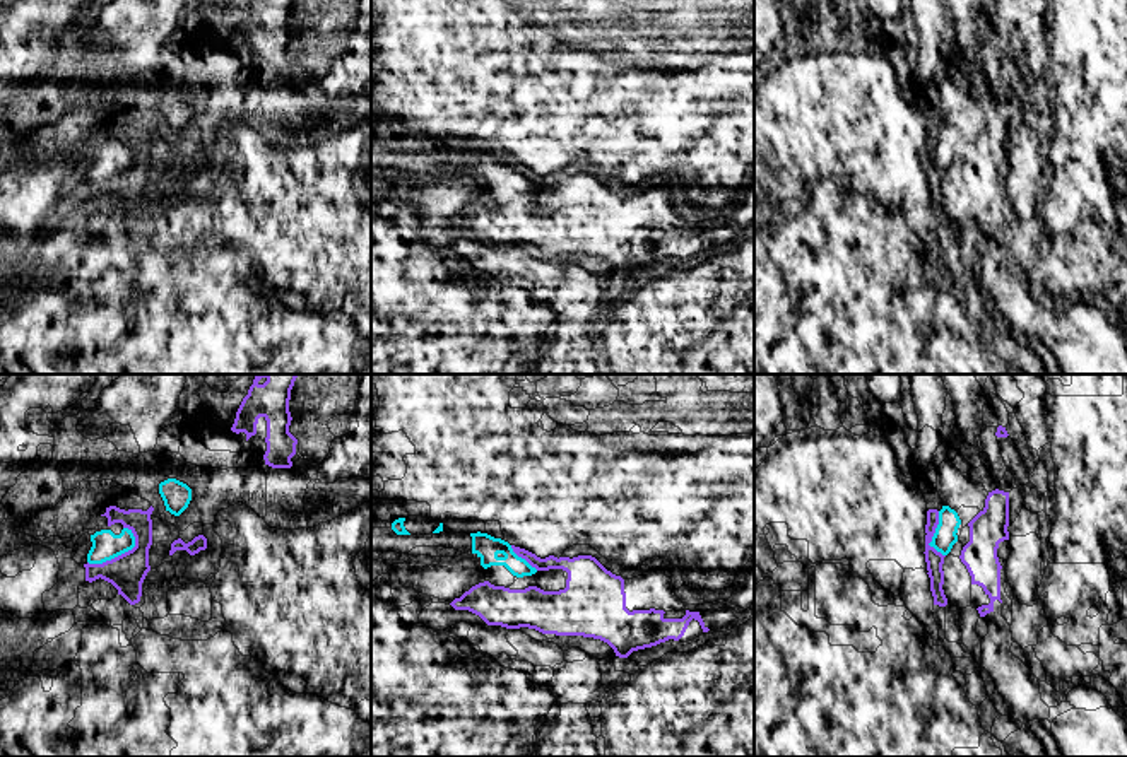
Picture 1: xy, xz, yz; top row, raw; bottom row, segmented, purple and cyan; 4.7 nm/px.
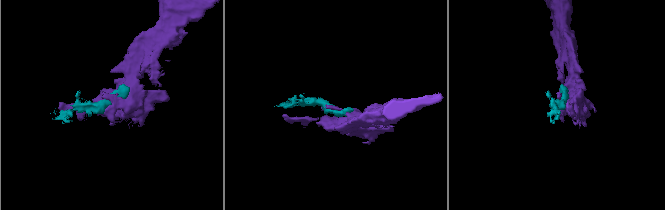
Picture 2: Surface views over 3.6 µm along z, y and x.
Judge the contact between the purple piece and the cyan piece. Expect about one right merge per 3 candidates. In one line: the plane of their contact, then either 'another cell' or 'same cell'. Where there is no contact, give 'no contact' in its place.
xy | another cell

